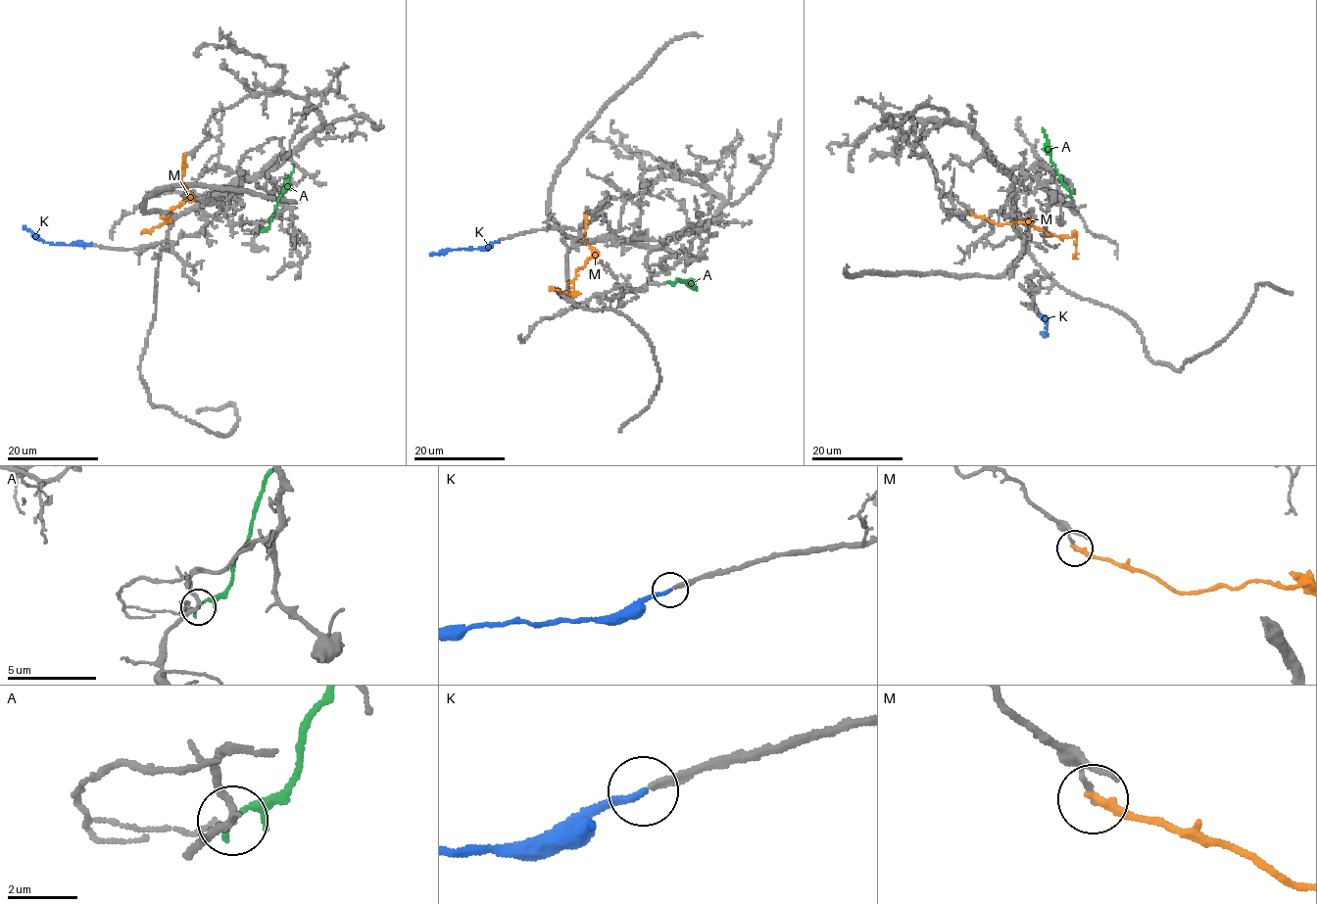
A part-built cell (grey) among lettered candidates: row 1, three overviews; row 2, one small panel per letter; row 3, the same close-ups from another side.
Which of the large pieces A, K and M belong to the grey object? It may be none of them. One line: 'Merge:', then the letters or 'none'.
Merge: K

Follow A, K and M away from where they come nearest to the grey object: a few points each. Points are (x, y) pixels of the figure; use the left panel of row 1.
A: (262, 230), (270, 223), (277, 198), (294, 166)
K: (90, 244), (44, 243), (24, 226)
M: (185, 155), (181, 182), (191, 199), (170, 210), (168, 223), (141, 234)

